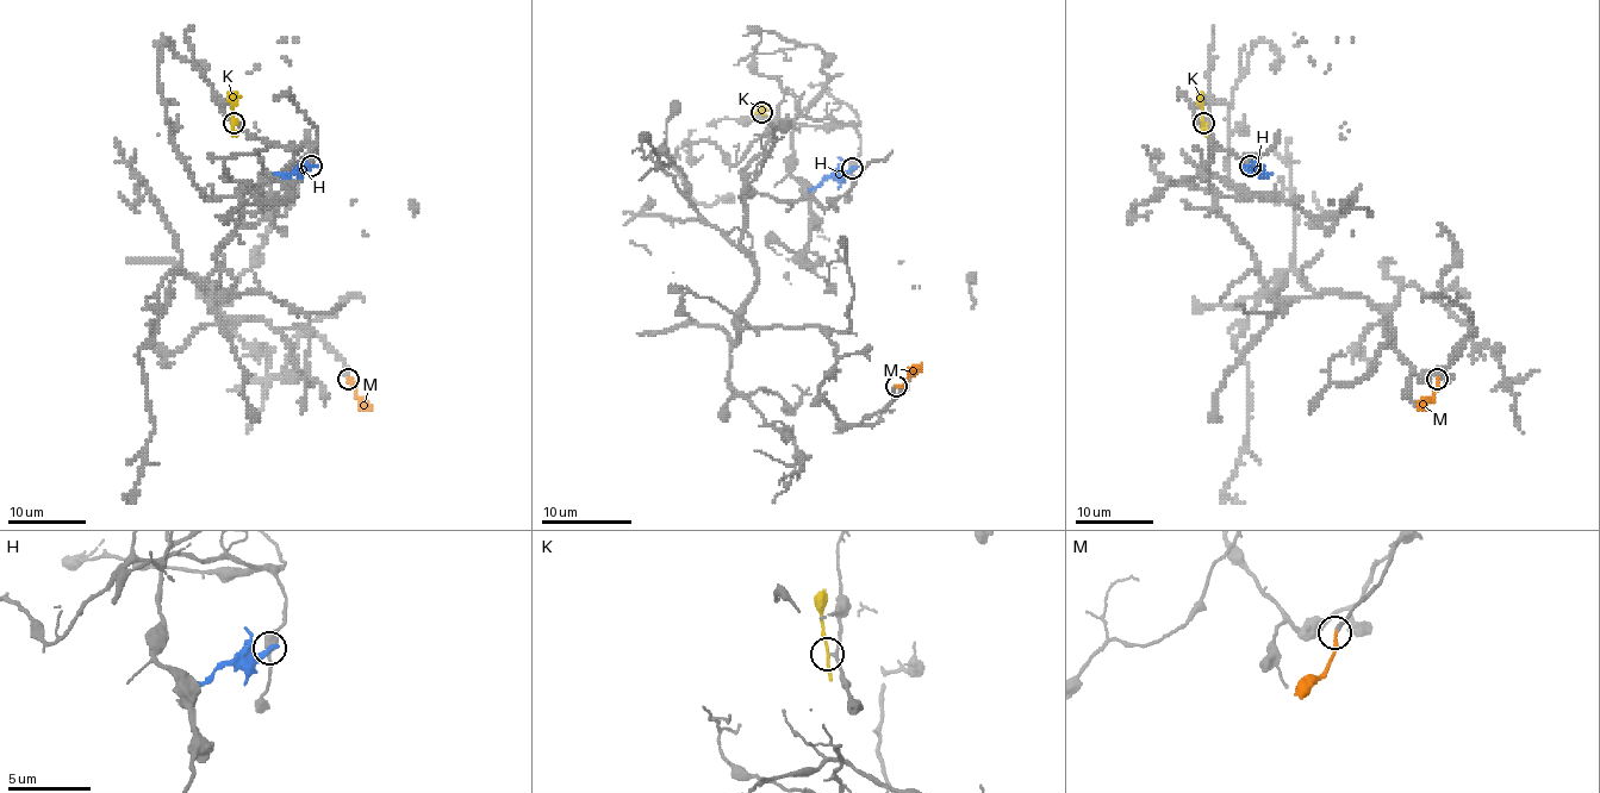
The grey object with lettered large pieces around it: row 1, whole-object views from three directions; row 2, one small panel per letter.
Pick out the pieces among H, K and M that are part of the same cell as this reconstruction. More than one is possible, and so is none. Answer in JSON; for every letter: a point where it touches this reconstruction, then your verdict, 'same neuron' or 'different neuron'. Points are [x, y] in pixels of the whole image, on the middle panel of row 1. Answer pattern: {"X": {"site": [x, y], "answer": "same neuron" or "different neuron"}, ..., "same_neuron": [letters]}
{"H": {"site": [852, 168], "answer": "different neuron"}, "K": {"site": [761, 112], "answer": "different neuron"}, "M": {"site": [896, 386], "answer": "same neuron"}, "same_neuron": ["M"]}

